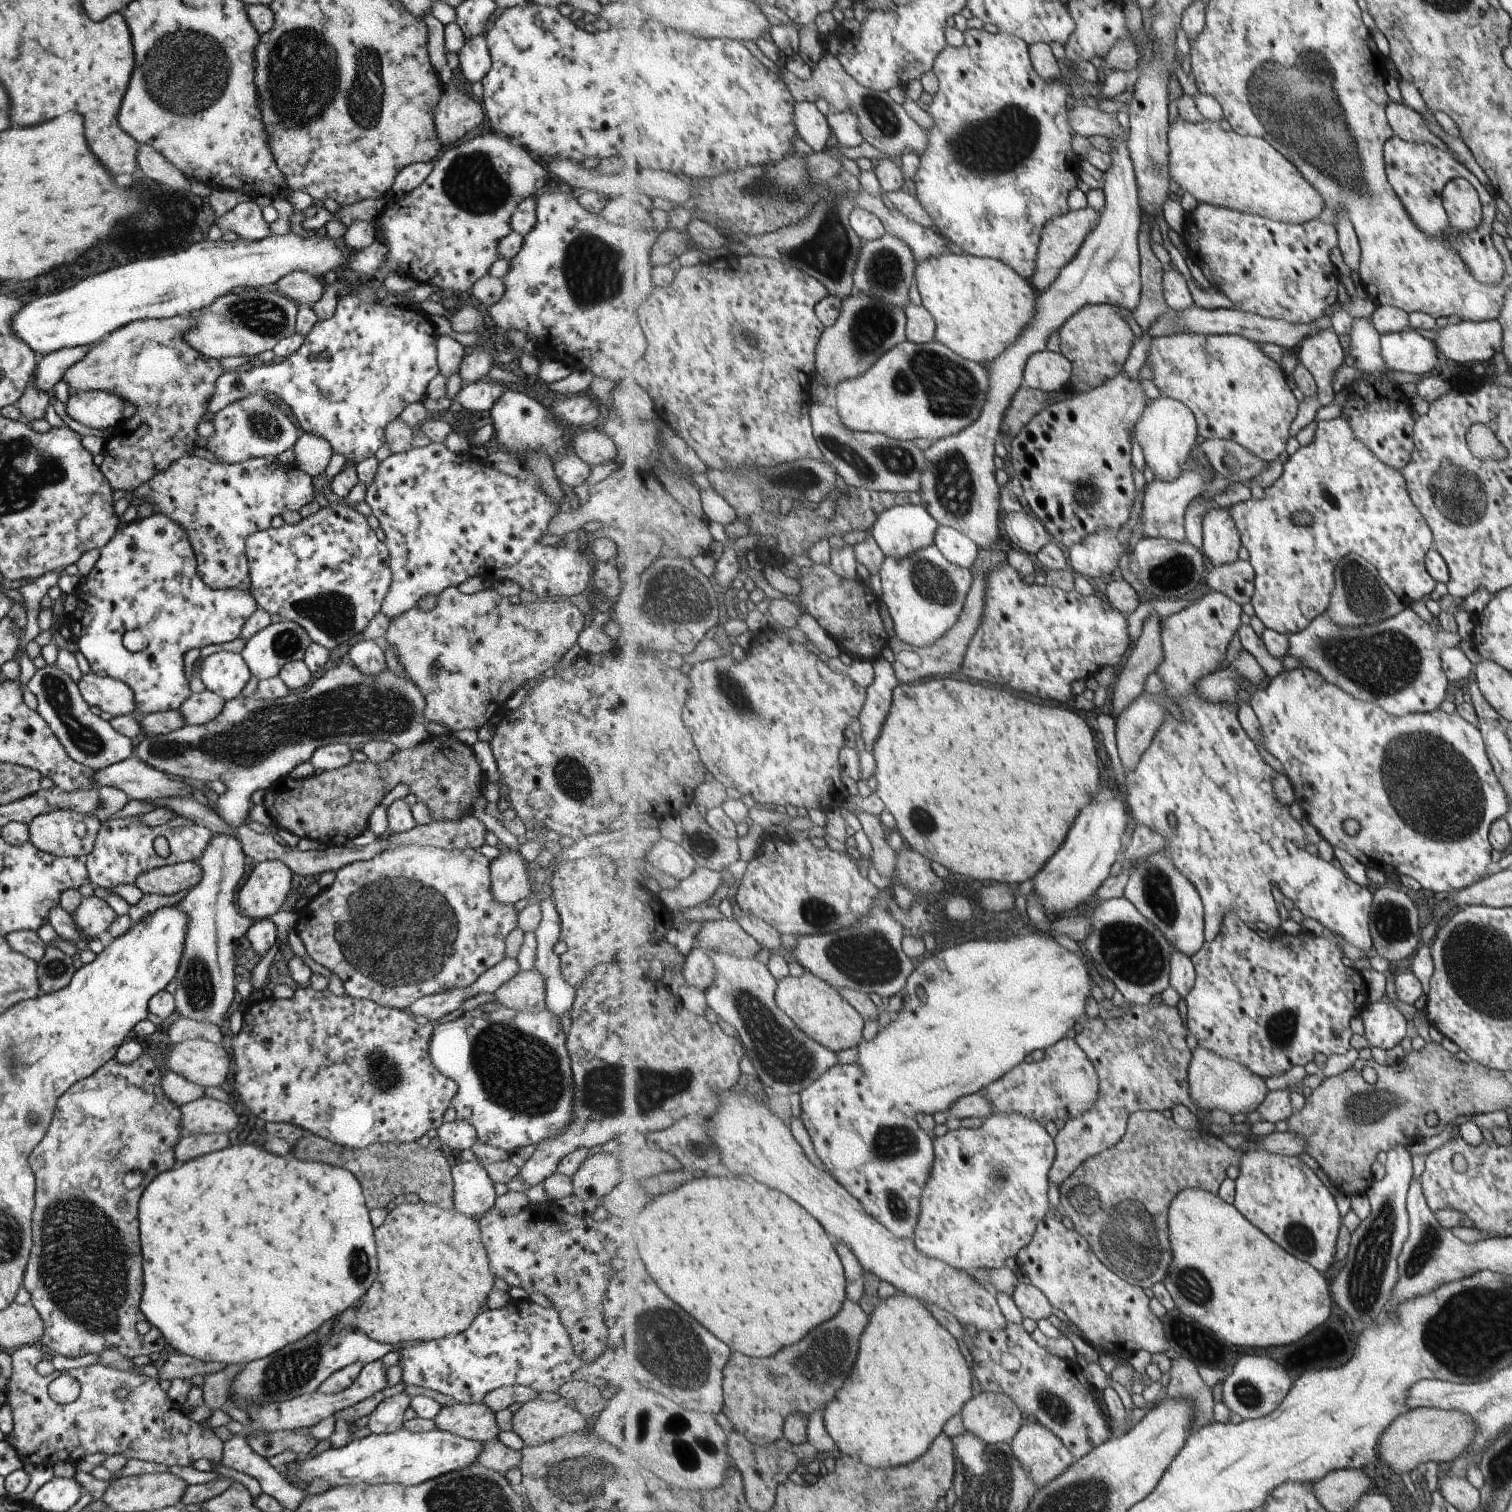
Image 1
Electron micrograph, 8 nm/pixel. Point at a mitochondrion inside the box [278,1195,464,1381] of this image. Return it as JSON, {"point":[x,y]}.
{"point":[358,1263]}

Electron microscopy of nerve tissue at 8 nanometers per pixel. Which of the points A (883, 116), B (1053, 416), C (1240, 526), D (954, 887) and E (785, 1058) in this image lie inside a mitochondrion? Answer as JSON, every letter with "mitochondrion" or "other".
{"A":"mitochondrion","B":"other","C":"other","D":"other","E":"mitochondrion"}

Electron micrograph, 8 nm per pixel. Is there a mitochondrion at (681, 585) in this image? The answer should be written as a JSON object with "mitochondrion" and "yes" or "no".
{"mitochondrion":"yes"}

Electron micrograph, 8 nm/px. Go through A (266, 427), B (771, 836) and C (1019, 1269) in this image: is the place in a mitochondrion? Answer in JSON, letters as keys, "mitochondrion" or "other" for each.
{"A":"mitochondrion","B":"other","C":"other"}

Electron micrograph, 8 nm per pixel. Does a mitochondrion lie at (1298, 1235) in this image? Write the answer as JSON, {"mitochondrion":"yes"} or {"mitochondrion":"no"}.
{"mitochondrion":"yes"}

